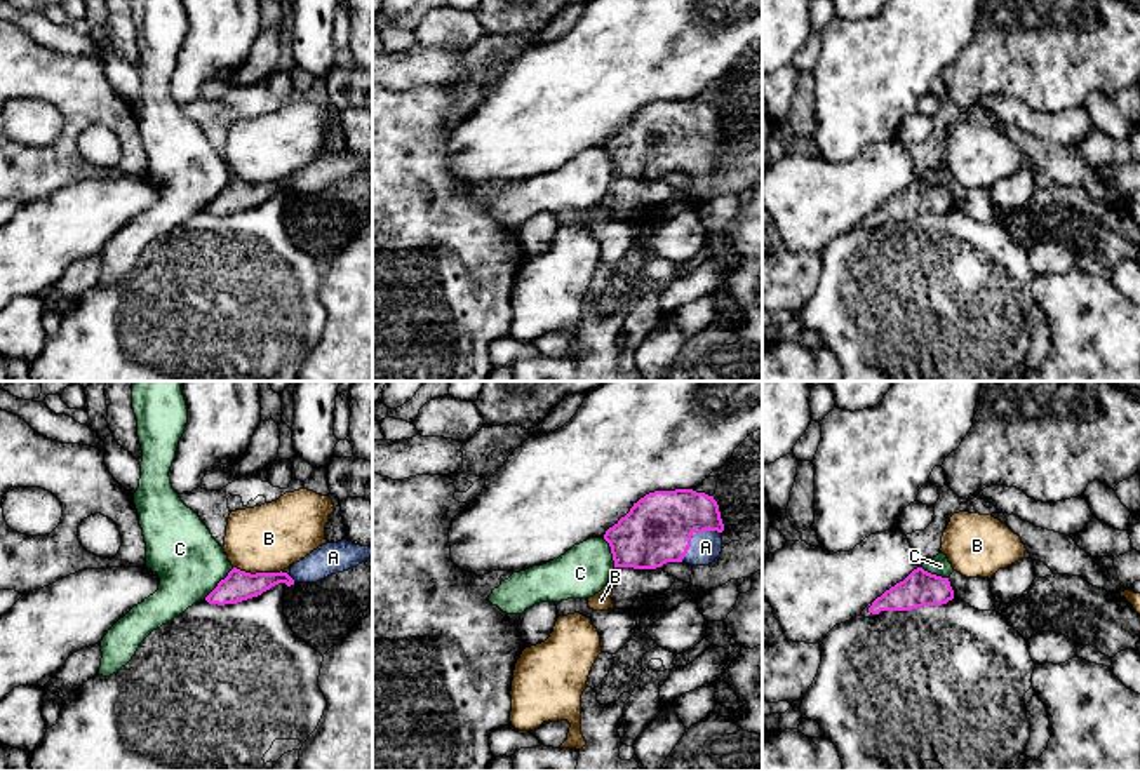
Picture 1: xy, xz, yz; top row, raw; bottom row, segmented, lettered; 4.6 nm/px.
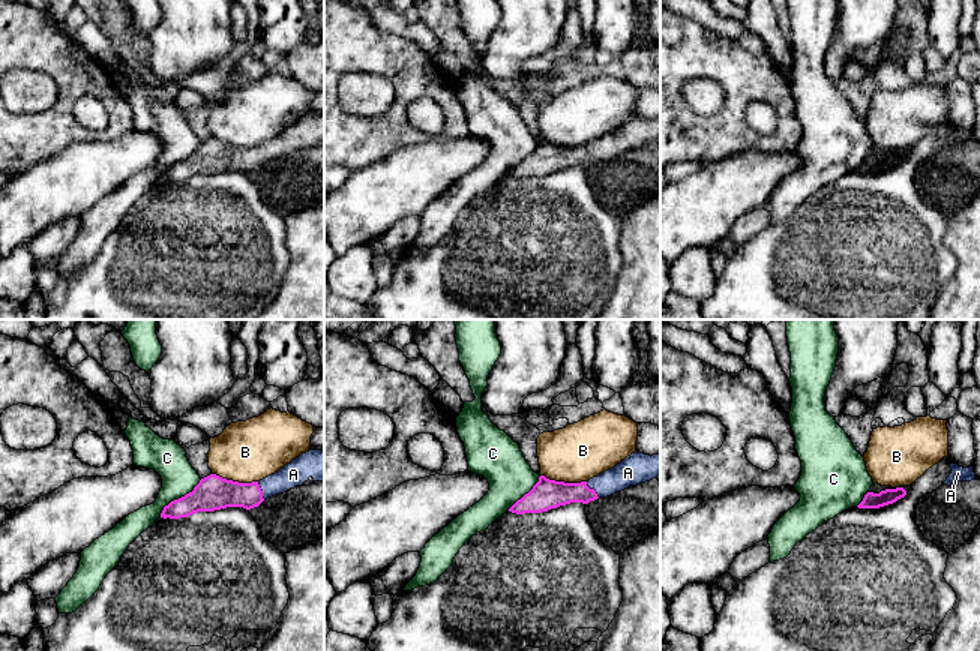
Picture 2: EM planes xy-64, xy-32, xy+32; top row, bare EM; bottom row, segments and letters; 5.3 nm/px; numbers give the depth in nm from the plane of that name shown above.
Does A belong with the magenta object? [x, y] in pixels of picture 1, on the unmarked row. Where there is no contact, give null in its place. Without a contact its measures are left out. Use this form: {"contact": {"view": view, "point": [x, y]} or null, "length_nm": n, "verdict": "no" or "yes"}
{"contact": {"view": "xz", "point": [691, 145]}, "length_nm": 240, "verdict": "yes"}

